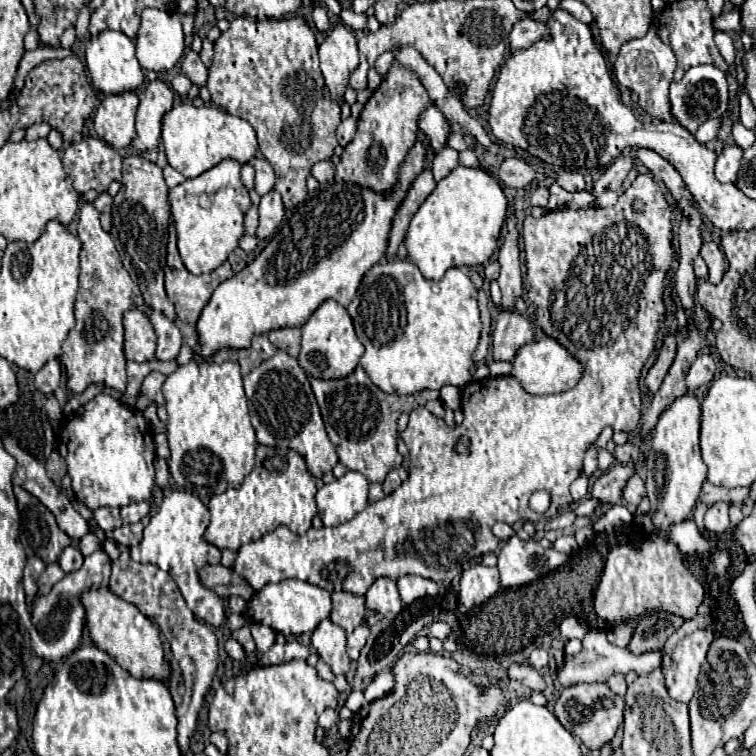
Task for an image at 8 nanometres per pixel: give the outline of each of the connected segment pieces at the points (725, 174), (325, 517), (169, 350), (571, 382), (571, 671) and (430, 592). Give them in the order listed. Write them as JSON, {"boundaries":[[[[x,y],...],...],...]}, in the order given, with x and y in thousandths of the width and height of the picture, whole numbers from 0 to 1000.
{"boundaries":[[[[959,193],[946,214],[946,233],[951,241],[972,241],[983,198],[978,193]]],[[[459,624],[451,632],[430,640],[419,651],[422,685],[430,696],[448,696],[462,690],[485,669],[488,638],[475,624]]],[[[192,402],[189,410],[197,421],[197,426],[202,429],[202,437],[208,442],[208,476],[226,476],[237,468],[239,460],[239,439],[237,434],[229,429],[229,423],[224,423],[216,413],[208,413],[205,407],[197,407]]],[[[721,444],[716,450],[694,455],[684,466],[679,476],[679,497],[689,505],[689,511],[700,521],[734,521],[734,519],[755,516],[769,503],[771,481],[750,460],[745,460],[737,450]]],[[[779,833],[771,844],[771,860],[763,865],[758,873],[753,873],[747,881],[739,884],[739,902],[745,907],[758,907],[763,902],[800,902],[808,892],[829,892],[829,889],[843,889],[843,892],[858,892],[866,884],[874,884],[877,878],[877,865],[874,860],[861,860],[853,865],[835,865],[829,857],[816,857],[808,854],[800,844],[798,833]]],[[[533,762],[525,767],[525,778],[528,778],[528,786],[530,786],[530,794],[536,799],[544,799],[549,796],[552,791],[560,791],[560,788],[578,788],[578,772],[573,767],[565,767],[565,765],[557,765],[557,762]]]]}

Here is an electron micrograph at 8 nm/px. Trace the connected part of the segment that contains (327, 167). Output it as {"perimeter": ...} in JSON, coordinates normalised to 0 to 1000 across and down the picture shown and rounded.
{"perimeter":[[[430,212],[430,214],[419,214],[419,217],[414,220],[414,228],[411,228],[411,230],[422,238],[422,243],[440,241],[440,230],[443,230],[443,225],[440,225],[440,214],[435,214],[435,212]]]}

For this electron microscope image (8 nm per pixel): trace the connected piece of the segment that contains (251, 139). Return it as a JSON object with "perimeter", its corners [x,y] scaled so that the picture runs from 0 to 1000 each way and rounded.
{"perimeter":[[[237,138],[226,143],[216,156],[216,190],[224,217],[245,235],[258,235],[271,225],[287,220],[298,209],[327,217],[340,201],[340,183],[335,167],[321,156],[295,148],[287,140],[258,143],[255,138]]]}

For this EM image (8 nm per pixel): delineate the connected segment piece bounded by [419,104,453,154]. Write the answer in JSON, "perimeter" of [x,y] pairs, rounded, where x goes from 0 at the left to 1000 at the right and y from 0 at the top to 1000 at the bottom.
{"perimeter":[[[567,138],[567,143],[557,151],[554,159],[554,172],[560,177],[565,177],[567,183],[567,196],[573,198],[573,204],[583,201],[591,190],[591,180],[599,172],[597,164],[586,156],[586,151],[581,148],[581,143],[575,138]]]}

